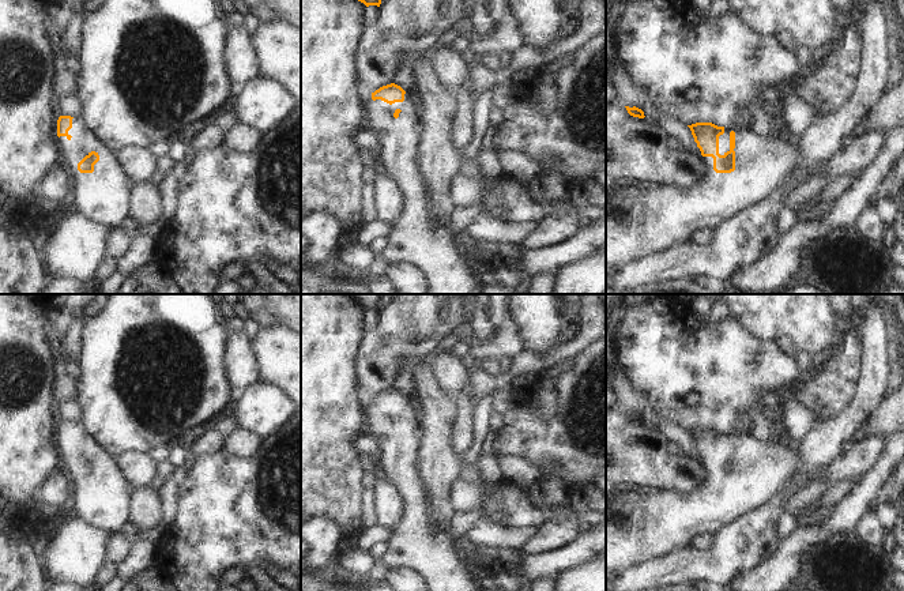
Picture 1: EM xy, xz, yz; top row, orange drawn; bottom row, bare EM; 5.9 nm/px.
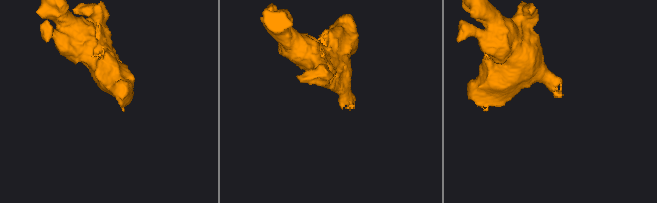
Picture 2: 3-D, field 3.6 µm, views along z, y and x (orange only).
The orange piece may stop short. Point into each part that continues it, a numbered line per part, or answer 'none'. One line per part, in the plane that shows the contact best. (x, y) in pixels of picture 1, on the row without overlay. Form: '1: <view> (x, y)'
1: yz (662, 522)

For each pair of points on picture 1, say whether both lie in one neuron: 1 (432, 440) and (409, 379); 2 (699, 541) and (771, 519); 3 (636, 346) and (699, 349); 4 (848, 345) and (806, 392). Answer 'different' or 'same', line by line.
1: different
2: different
3: same
4: same

